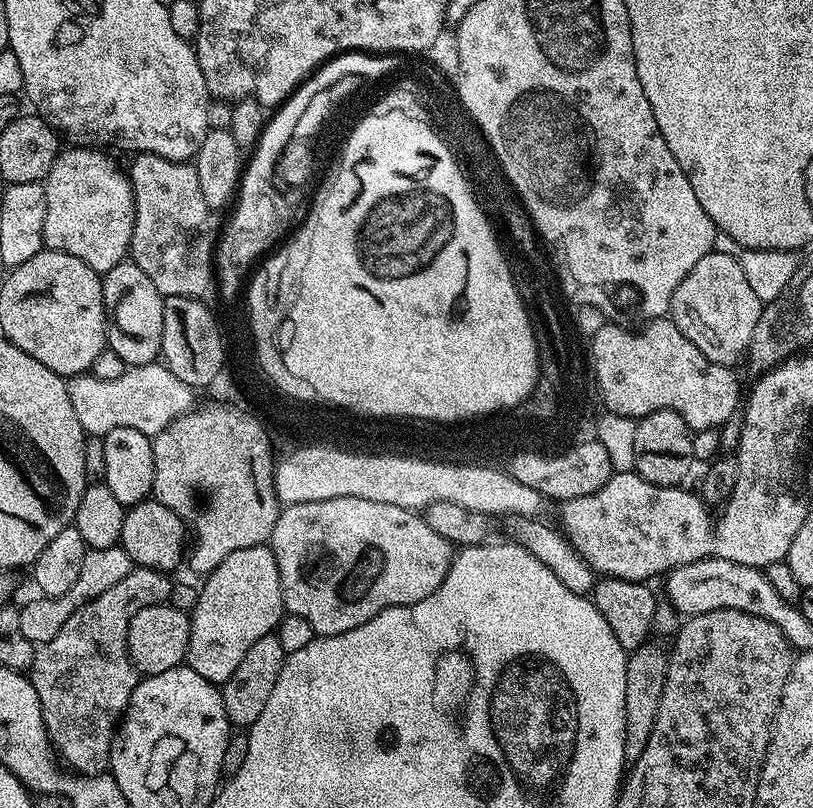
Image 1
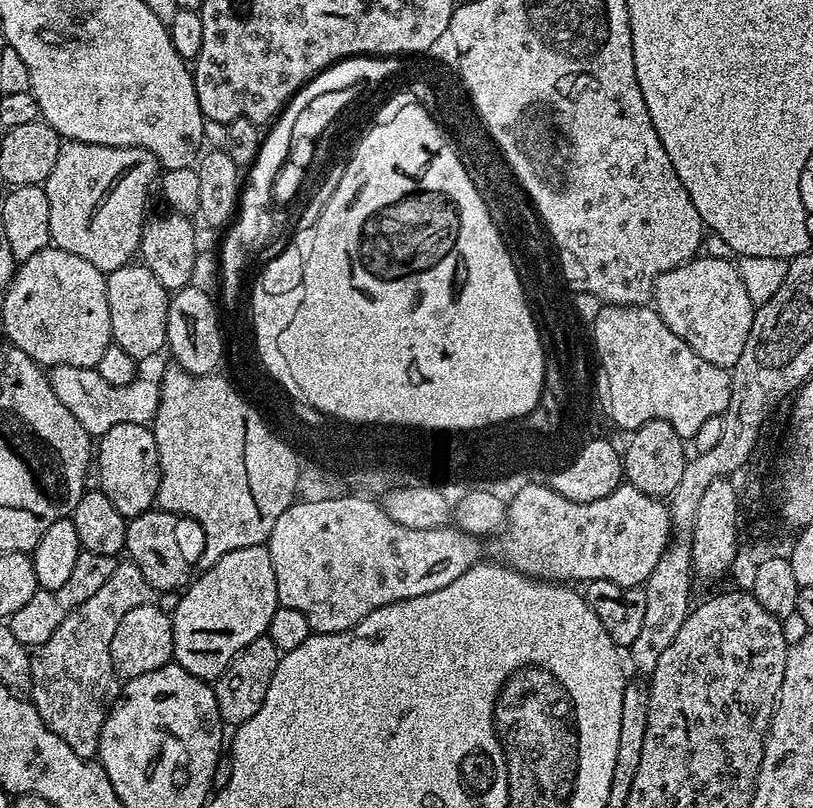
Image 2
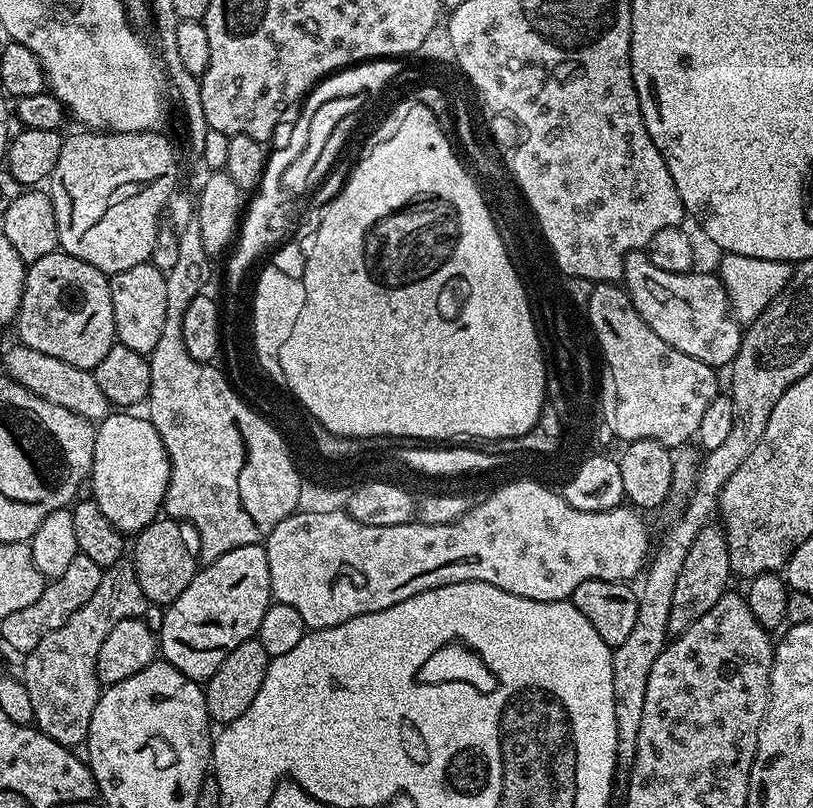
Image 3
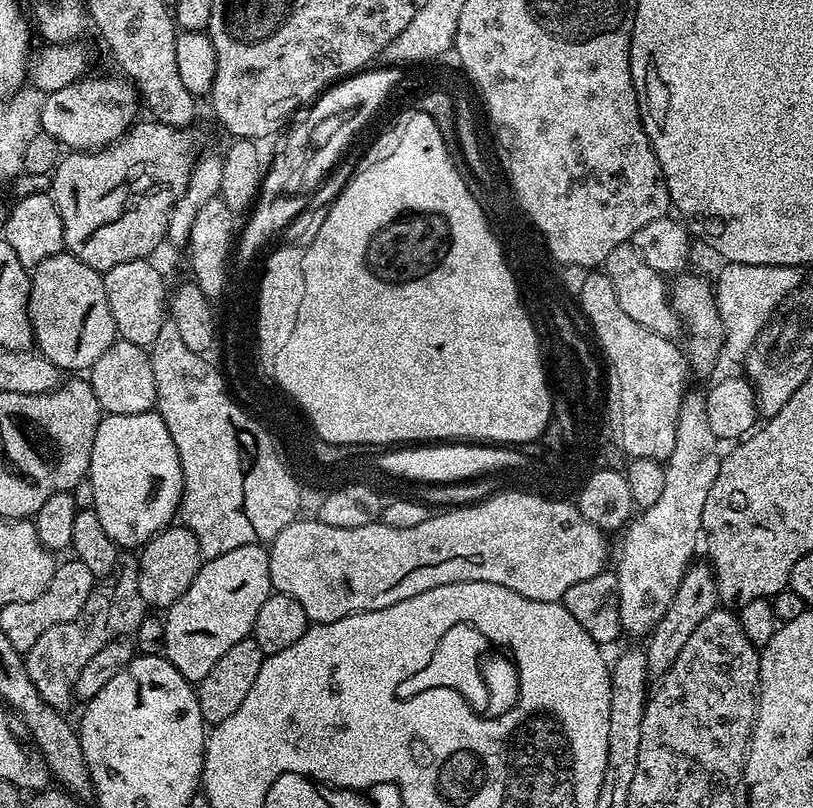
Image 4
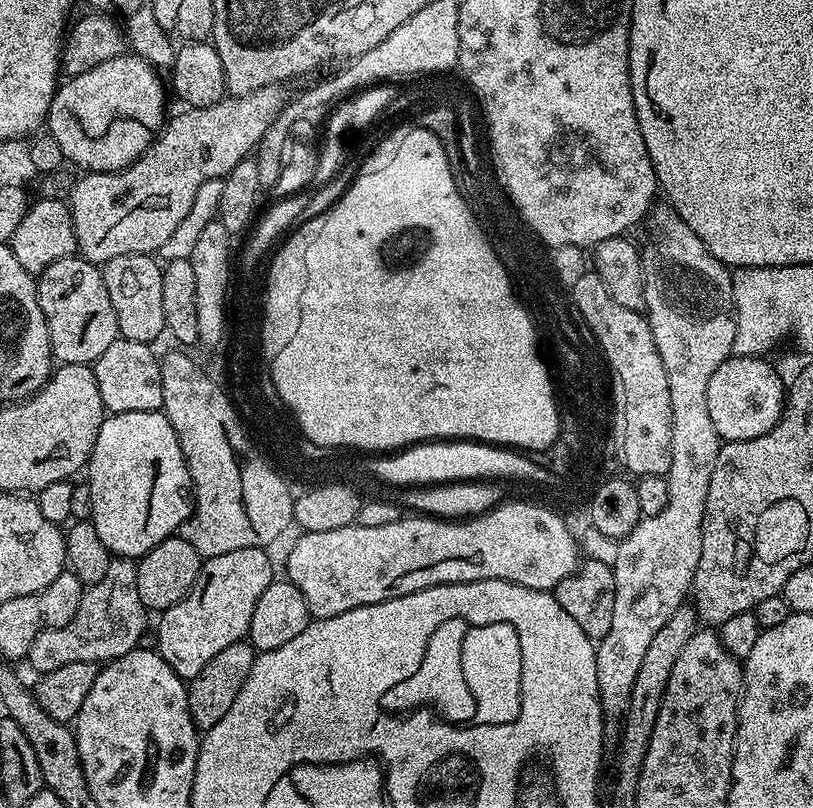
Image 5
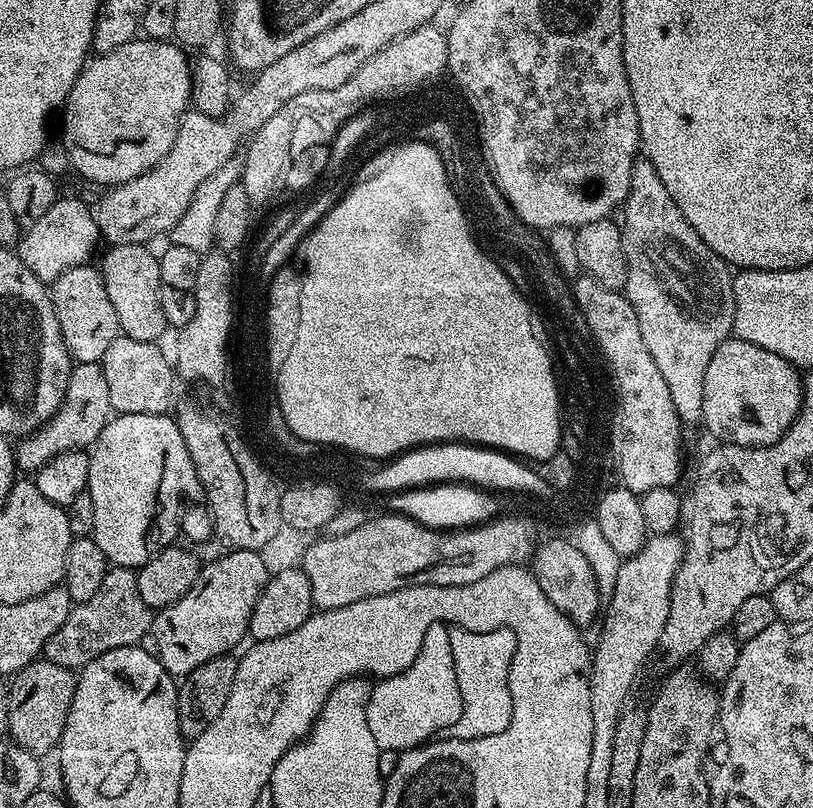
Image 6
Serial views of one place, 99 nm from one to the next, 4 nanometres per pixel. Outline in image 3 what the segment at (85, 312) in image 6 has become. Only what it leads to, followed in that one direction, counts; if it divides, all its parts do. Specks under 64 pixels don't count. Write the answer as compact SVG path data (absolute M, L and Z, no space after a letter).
M59 250L27 265L22 302L14 321L19 343L50 354L50 358L62 358L70 366L95 370L117 343L108 282L105 273Z

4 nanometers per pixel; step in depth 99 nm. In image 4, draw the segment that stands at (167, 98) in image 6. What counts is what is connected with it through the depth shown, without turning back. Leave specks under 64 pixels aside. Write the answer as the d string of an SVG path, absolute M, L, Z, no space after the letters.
M79 79L56 93L48 94L42 109L41 131L56 139L65 149L97 151L120 139L137 119L138 93L131 83L100 85L90 79Z

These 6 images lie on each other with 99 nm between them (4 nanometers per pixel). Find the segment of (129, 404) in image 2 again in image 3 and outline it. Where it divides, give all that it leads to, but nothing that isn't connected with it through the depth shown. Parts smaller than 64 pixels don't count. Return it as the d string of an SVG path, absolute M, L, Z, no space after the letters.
M17 343L15 347L5 354L2 368L11 380L18 381L27 392L33 392L46 402L54 402L54 406L66 406L66 410L93 422L99 422L109 415L110 405L106 394L98 390L96 377L89 369L70 366L70 362L62 362L62 358L50 358L50 354L30 350L22 343Z

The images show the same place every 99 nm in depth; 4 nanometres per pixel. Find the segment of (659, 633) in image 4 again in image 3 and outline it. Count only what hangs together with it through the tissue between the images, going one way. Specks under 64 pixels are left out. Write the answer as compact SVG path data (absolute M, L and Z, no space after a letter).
M709 522L690 542L690 551L682 561L682 571L678 573L678 583L674 585L674 599L670 602L669 633L685 632L718 598L722 598L729 591L728 579L733 579L734 573L730 566L730 554L726 546L726 534L719 523Z

